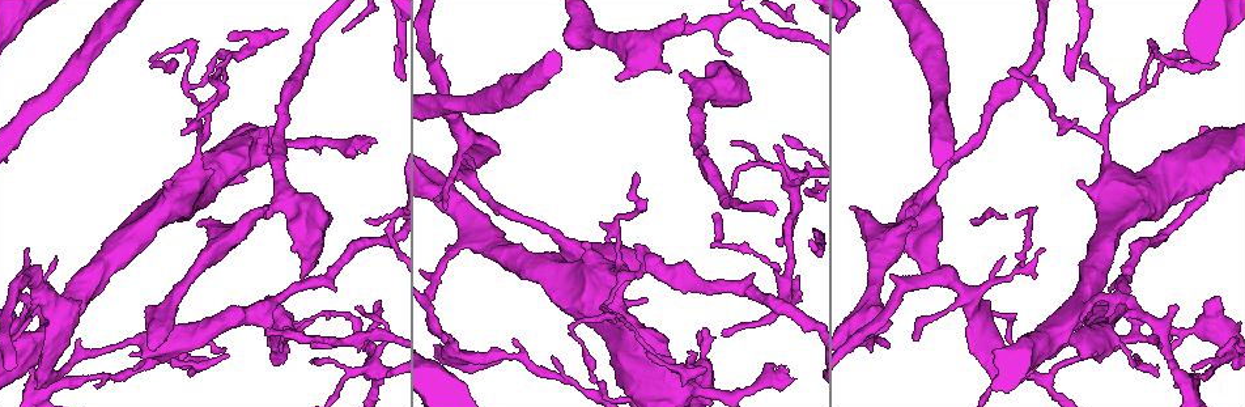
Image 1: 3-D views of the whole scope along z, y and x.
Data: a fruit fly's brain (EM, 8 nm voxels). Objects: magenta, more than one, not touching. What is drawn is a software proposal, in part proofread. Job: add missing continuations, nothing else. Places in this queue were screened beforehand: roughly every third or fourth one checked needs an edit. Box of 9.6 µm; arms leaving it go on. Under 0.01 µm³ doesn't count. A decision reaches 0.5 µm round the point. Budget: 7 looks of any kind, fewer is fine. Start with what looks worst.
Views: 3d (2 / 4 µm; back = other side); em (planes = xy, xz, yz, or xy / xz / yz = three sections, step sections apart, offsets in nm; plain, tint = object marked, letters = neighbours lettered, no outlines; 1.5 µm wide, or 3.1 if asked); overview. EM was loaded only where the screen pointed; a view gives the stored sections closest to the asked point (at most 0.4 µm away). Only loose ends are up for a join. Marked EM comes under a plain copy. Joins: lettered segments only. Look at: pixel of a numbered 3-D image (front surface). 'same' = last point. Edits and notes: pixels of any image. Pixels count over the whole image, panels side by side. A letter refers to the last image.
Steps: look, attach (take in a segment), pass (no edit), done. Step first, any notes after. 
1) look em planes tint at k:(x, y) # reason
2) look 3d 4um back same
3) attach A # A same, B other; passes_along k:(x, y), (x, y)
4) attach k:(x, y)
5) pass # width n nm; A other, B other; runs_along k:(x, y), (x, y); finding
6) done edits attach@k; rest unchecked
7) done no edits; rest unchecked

look em planes tint at 1:(301, 278) # free end

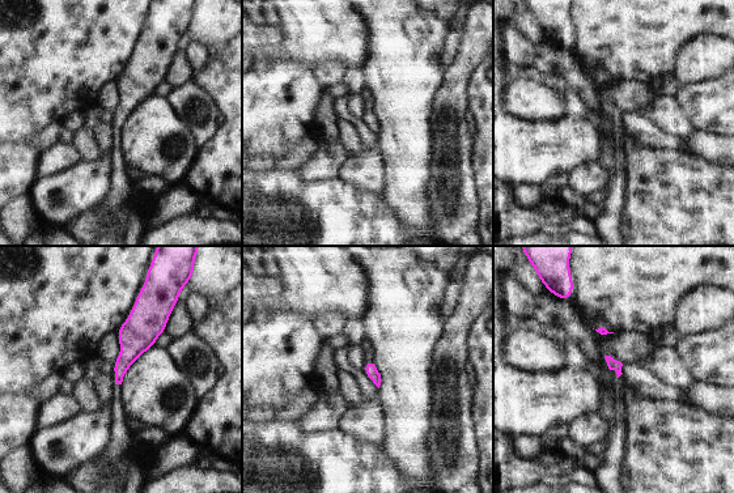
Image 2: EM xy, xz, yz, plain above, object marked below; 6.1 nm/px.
look em planes letters same # what lies round it

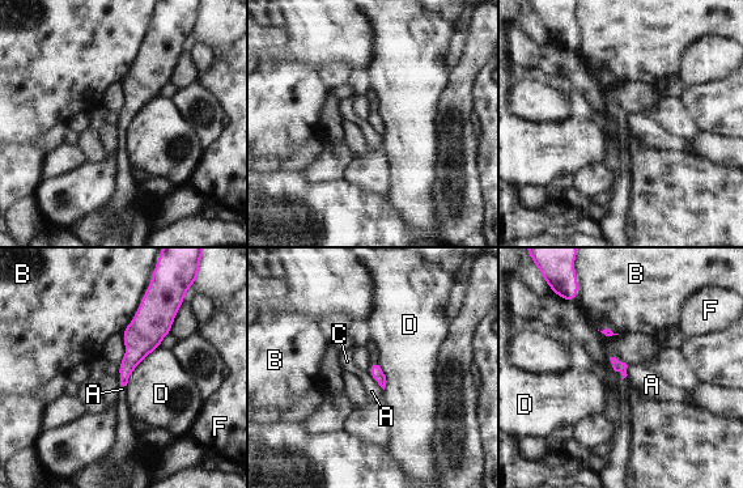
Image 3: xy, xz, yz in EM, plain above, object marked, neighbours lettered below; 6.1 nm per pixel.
pass # A other, B other, C other, D other, F other; border 3:(118, 374), (119, 381), (124, 386); none of them fits

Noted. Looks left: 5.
look em xz step 4 letters at 1:(284, 31) # an open end

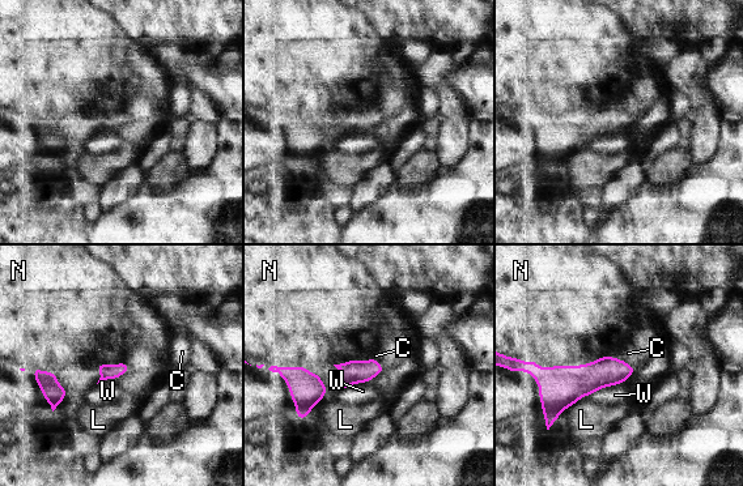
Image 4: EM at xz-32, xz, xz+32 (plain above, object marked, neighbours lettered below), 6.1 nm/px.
pass # C other, L other, N other, W other; border 4:(372, 357), (334, 365); no lettered segment goes on from it

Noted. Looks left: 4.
look em planes letters at 1:(721, 335) # tapers out

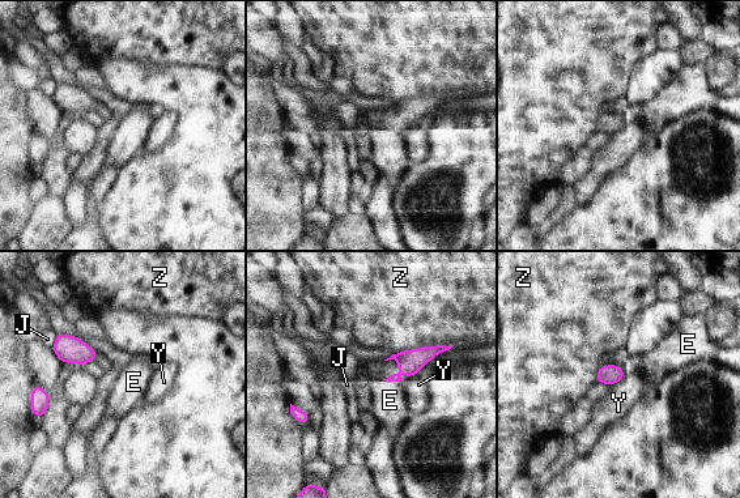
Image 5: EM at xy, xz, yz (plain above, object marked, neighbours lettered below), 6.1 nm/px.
pass # E other, J other, Y other, Z other; no lettered segment goes on from it

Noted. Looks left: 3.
done no edits; rest unchecked

